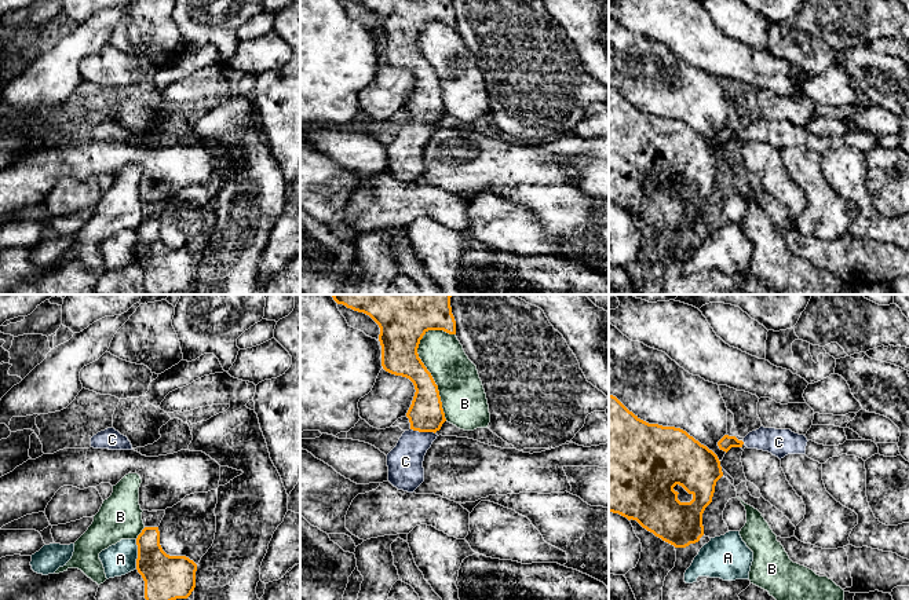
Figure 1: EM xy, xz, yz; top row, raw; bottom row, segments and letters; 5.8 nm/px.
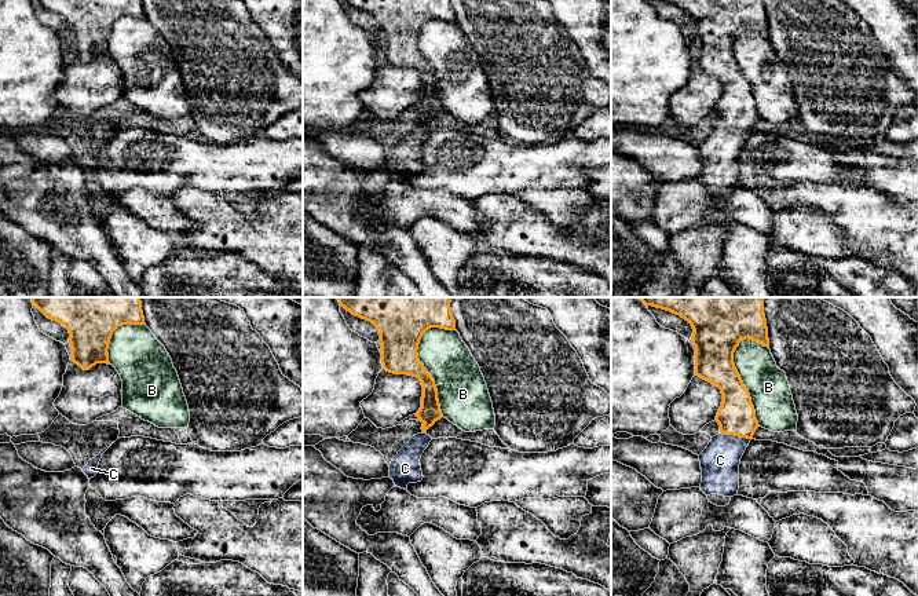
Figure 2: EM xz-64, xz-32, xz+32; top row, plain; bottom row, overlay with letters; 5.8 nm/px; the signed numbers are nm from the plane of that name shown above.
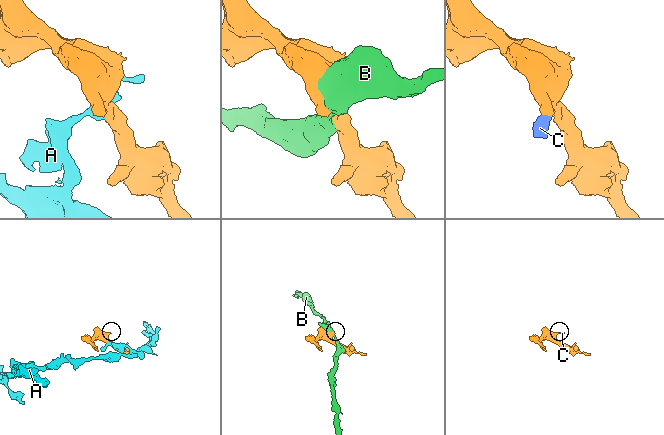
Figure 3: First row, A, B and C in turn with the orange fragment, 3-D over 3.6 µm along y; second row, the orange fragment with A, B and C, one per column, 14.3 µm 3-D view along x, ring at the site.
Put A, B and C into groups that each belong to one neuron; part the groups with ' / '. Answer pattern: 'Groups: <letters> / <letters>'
Groups: A / B / C

